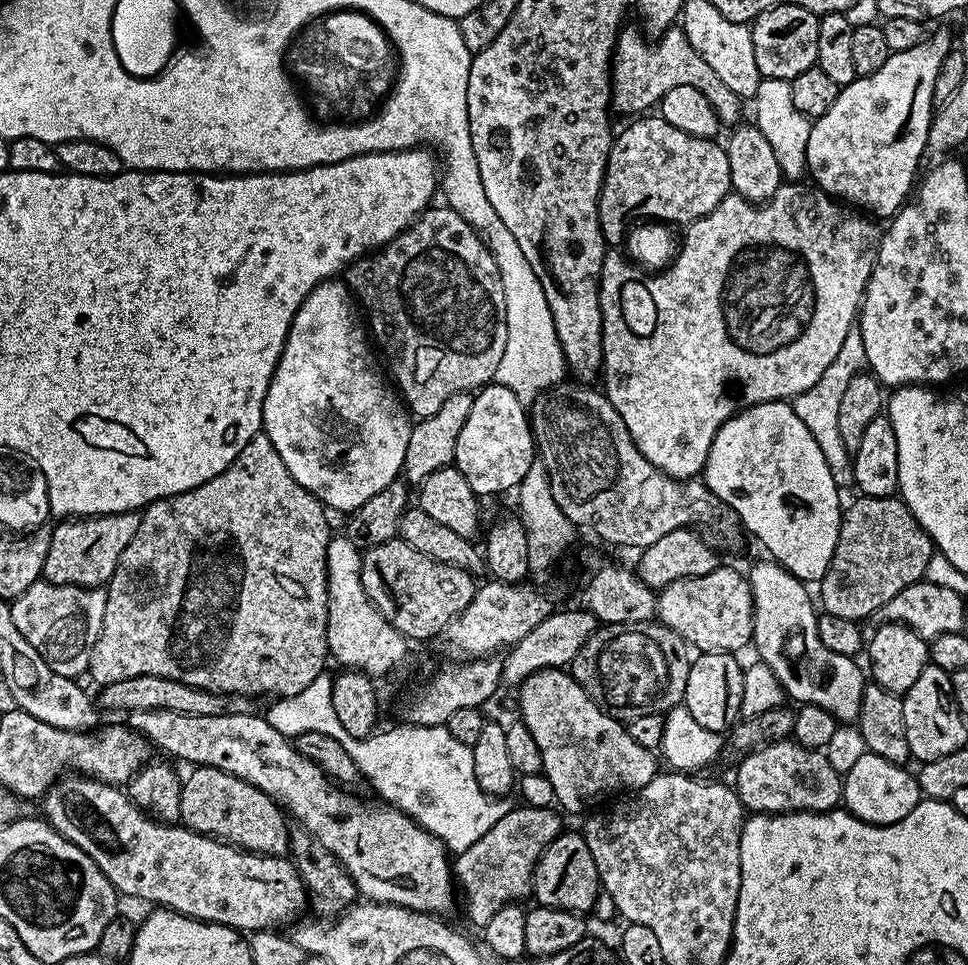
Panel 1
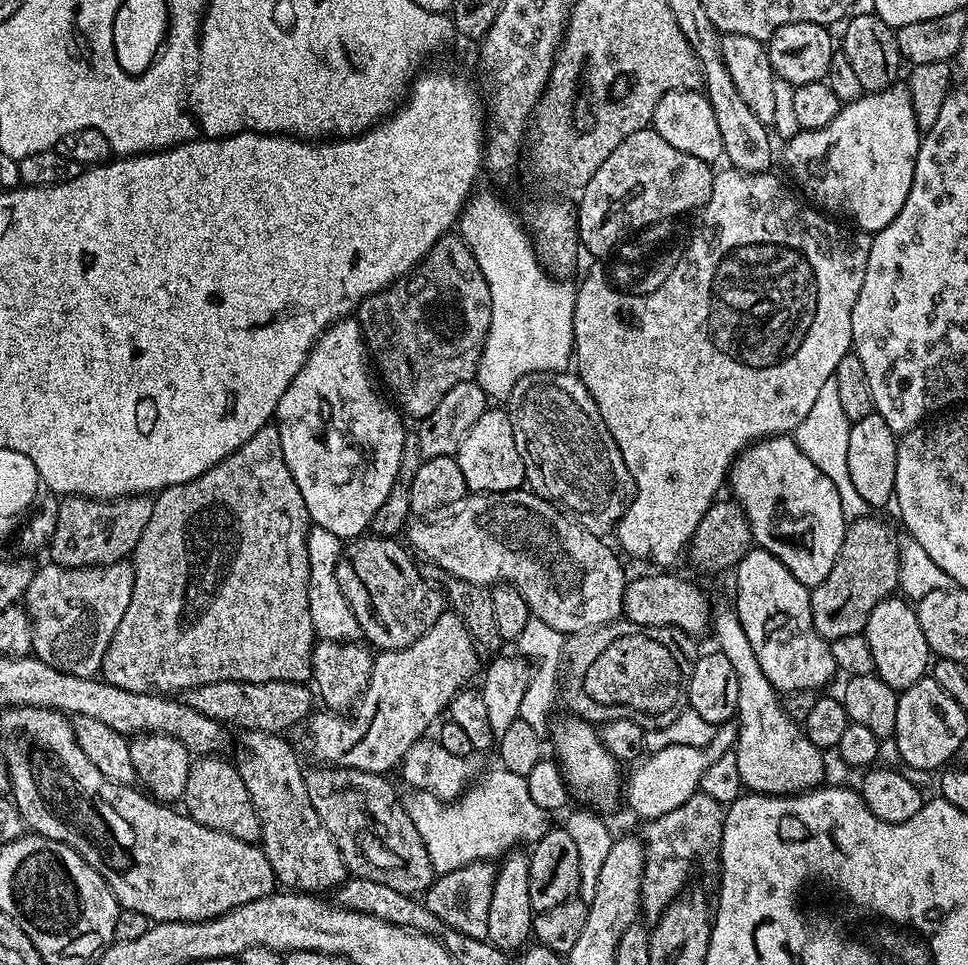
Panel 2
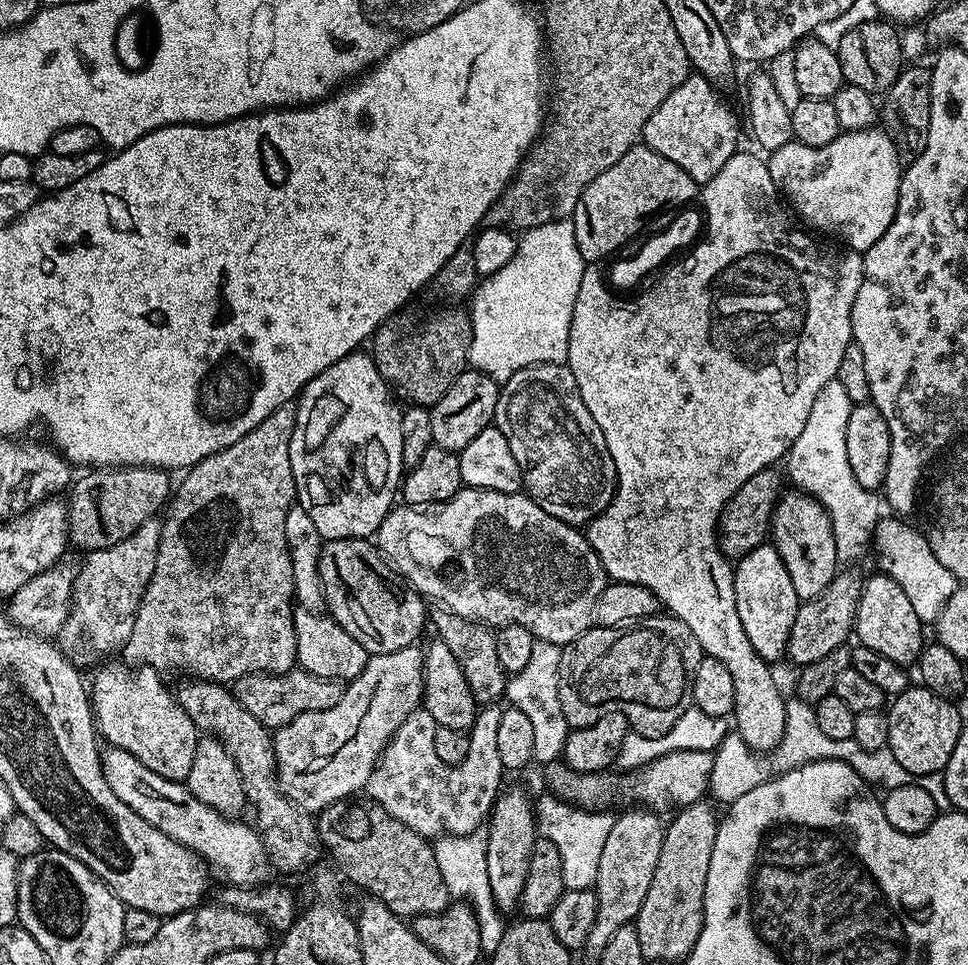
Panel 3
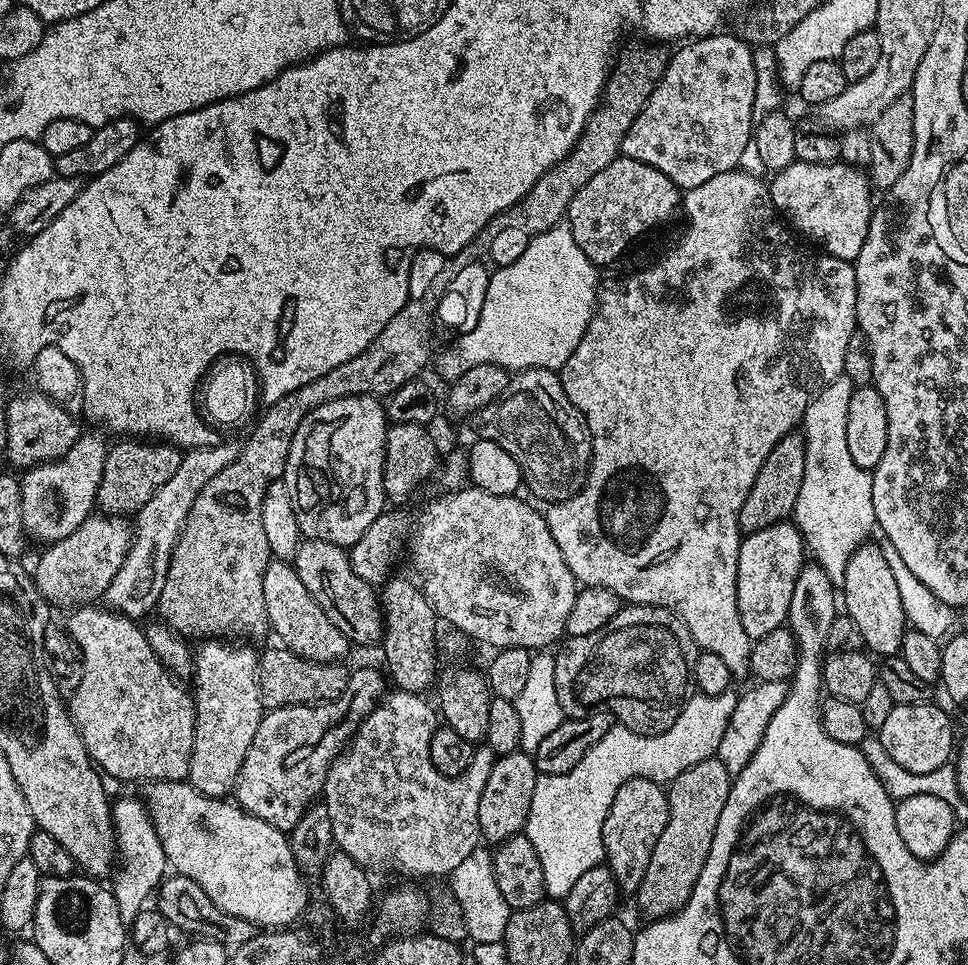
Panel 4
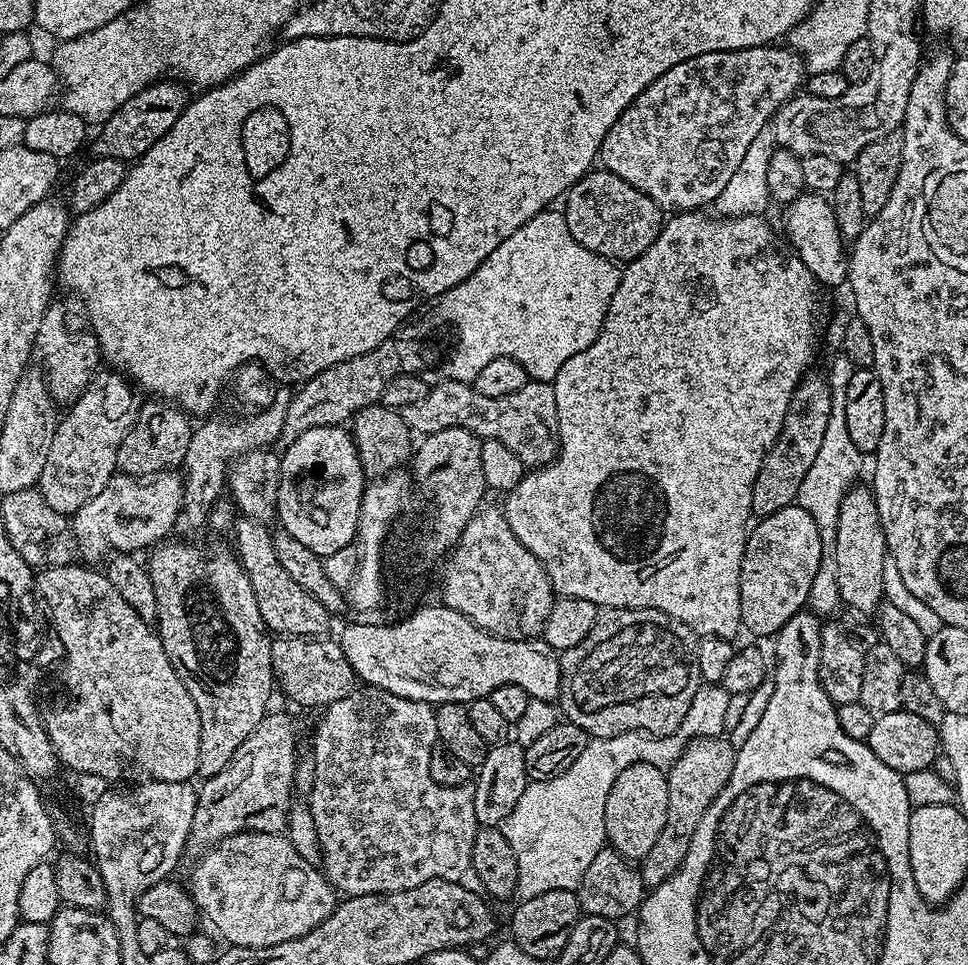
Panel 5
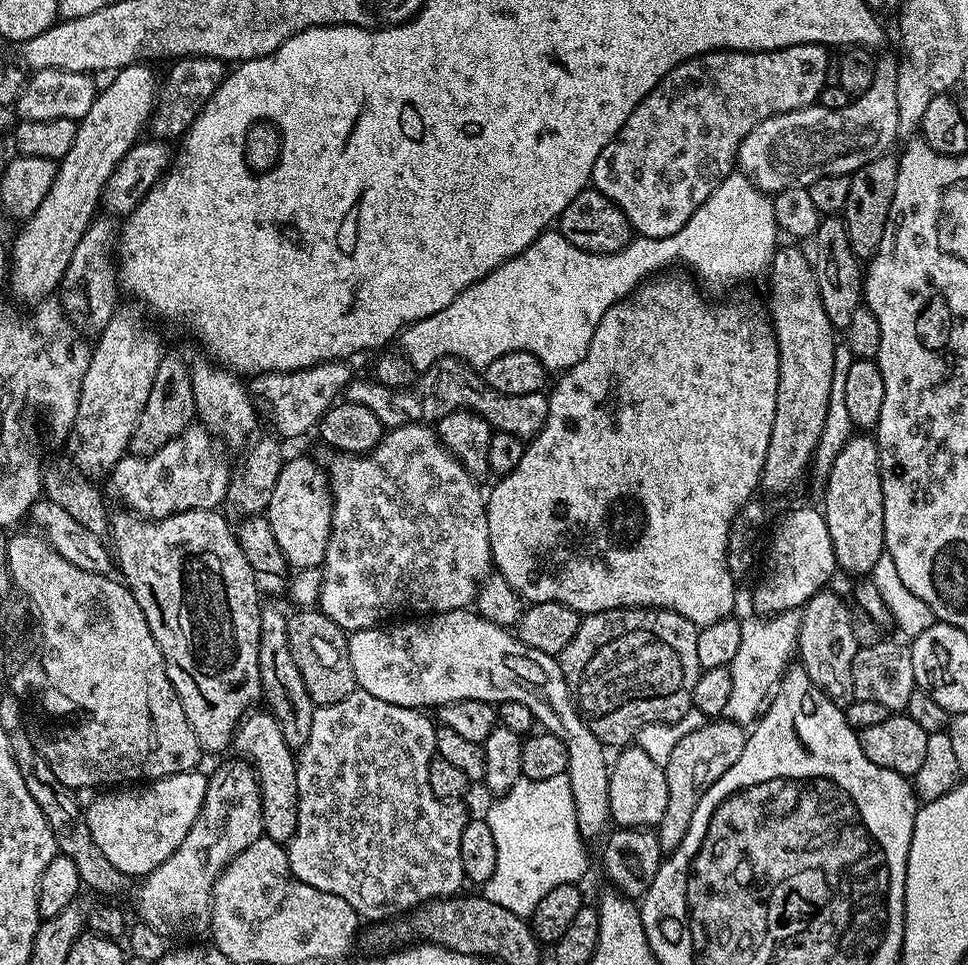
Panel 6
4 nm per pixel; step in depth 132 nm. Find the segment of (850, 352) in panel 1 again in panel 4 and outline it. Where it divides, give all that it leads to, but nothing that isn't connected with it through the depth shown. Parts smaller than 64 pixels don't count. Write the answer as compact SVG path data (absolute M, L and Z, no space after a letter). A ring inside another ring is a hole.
M841 374L834 378L806 406L802 431L806 442L806 474L802 474L802 490L792 516L800 529L807 551L814 563L826 570L826 578L837 586L846 578L846 562L869 539L877 527L872 497L872 473L850 458L846 447L846 413L850 410L850 378Z

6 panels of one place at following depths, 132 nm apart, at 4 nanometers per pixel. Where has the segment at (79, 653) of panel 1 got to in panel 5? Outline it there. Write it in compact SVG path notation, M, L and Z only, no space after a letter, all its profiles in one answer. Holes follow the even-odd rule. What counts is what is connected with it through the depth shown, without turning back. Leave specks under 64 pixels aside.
M281 386L278 394L272 397L271 402L259 412L236 419L208 418L201 423L205 423L201 428L199 425L193 431L182 465L184 497L176 519L177 533L196 532L200 527L208 524L208 513L221 499L220 491L222 493L225 491L226 475L232 461L246 455L247 452L264 450L277 443L278 429L282 426L282 422L286 422L286 410L291 401L292 392L287 387Z

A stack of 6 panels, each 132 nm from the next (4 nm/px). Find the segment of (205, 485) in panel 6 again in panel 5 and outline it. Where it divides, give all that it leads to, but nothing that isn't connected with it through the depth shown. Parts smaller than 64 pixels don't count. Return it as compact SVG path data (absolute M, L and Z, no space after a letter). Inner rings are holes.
M176 470L154 476L112 476L106 487L71 517L79 555L88 559L85 561L96 562L92 560L103 561L113 553L136 554L139 548L151 549L175 529L183 497L184 481Z

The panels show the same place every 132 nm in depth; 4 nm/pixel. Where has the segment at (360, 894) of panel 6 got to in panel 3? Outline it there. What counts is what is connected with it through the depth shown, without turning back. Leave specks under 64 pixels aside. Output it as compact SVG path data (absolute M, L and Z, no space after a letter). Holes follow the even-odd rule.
M484 706L477 711L476 721L468 738L470 748L465 761L456 767L446 768L435 753L434 734L437 727L434 718L423 708L416 709L402 722L384 748L366 785L366 792L371 795L369 797L400 823L427 838L464 835L479 829L487 821L488 813L492 811L492 803L502 791L500 779L506 776L502 757L498 755L500 713L501 709L496 706Z

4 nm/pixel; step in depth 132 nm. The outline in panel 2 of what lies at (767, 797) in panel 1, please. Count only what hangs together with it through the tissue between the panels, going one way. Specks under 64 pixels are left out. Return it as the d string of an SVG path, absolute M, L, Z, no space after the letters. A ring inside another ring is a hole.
M731 607L717 611L710 621L711 631L716 631L715 647L734 666L738 674L738 706L734 719L740 724L736 753L740 783L749 793L762 796L798 796L821 787L824 780L825 753L806 738L803 727L795 724L780 705L781 693L762 674L758 657L746 638L746 630Z

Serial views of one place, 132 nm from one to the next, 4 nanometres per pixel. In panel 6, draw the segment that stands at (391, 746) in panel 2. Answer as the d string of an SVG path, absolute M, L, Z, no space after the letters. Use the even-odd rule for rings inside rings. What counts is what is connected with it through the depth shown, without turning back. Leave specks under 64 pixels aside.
M236 758L233 764L224 764L208 776L202 810L196 824L190 826L188 836L182 838L182 846L178 846L162 866L139 881L134 892L136 916L167 938L203 937L200 935L203 932L205 935L212 927L212 888L220 877L220 871L233 856L242 854L246 846L263 836L264 819L260 813L260 783L256 781L256 770L251 763ZM223 836L228 836L232 848L228 844L220 848L216 840Z

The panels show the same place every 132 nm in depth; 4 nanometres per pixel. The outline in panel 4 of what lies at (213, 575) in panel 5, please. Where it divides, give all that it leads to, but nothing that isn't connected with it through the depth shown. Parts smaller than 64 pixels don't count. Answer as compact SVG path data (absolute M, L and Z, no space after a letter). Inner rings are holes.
M208 638L200 649L195 649L190 683L196 687L194 703L196 706L196 729L194 746L190 754L188 783L207 796L224 798L235 789L236 779L242 770L246 750L254 742L254 733L265 714L264 703L260 697L260 677L258 675L258 652L248 642L225 642L220 638Z

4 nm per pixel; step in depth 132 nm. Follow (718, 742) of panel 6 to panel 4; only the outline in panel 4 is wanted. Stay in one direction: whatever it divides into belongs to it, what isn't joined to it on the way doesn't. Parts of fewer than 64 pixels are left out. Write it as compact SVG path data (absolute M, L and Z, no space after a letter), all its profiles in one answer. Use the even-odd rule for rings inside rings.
M713 758L690 766L690 770L682 770L682 774L667 785L666 830L662 830L658 842L654 842L654 854L650 854L642 886L638 886L634 894L634 900L640 903L649 921L673 916L690 898L694 882L698 882L698 874L702 874L702 866L706 866L712 839L718 830L718 817L722 806L726 806L733 779L733 773L728 772L718 758Z

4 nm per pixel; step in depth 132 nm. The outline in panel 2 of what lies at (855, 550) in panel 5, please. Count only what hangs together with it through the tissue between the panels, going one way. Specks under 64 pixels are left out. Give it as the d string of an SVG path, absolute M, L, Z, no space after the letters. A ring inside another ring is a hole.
M893 594L878 602L862 634L870 642L870 654L874 654L875 675L886 682L886 686L897 690L909 688L929 671L930 651L926 635L916 617L916 608L907 599Z

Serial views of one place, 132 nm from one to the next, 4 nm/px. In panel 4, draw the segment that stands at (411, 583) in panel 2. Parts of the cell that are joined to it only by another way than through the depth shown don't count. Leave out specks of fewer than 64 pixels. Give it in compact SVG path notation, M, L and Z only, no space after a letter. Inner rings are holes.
M301 539L296 547L294 567L302 586L310 590L314 602L322 606L326 618L346 634L353 645L381 643L384 634L384 614L377 589L354 574L348 552L334 542Z

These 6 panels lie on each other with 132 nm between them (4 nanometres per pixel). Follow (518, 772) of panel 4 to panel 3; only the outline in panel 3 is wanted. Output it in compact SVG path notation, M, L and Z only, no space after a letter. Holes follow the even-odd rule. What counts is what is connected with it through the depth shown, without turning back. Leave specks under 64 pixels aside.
M505 787L496 801L486 821L486 869L490 878L490 892L494 906L501 914L516 912L520 907L522 886L526 886L526 870L530 870L530 854L538 839L536 813L533 801L520 788Z

